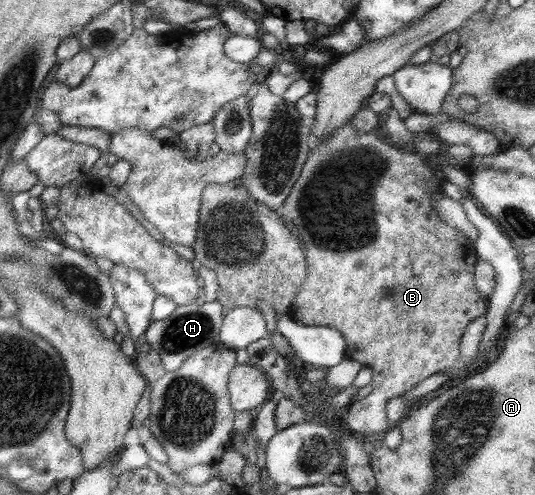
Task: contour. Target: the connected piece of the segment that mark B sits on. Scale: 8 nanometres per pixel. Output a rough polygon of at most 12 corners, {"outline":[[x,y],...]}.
{"outline":[[314,142],[274,210],[298,324],[370,371],[344,426],[447,370],[484,316],[473,243],[412,153]]}

